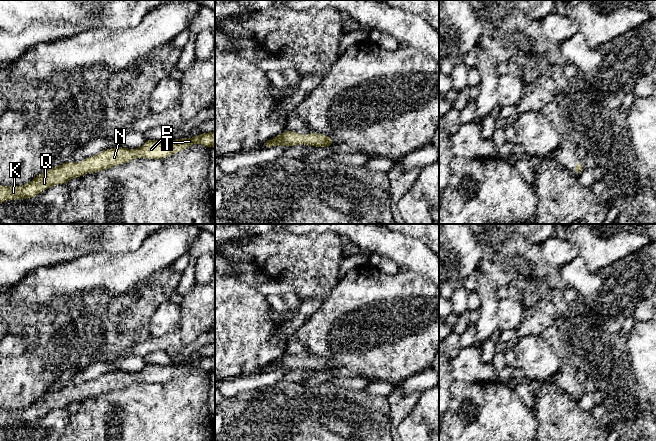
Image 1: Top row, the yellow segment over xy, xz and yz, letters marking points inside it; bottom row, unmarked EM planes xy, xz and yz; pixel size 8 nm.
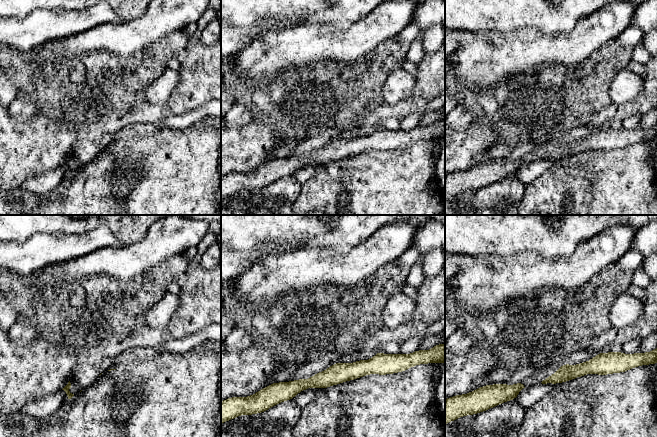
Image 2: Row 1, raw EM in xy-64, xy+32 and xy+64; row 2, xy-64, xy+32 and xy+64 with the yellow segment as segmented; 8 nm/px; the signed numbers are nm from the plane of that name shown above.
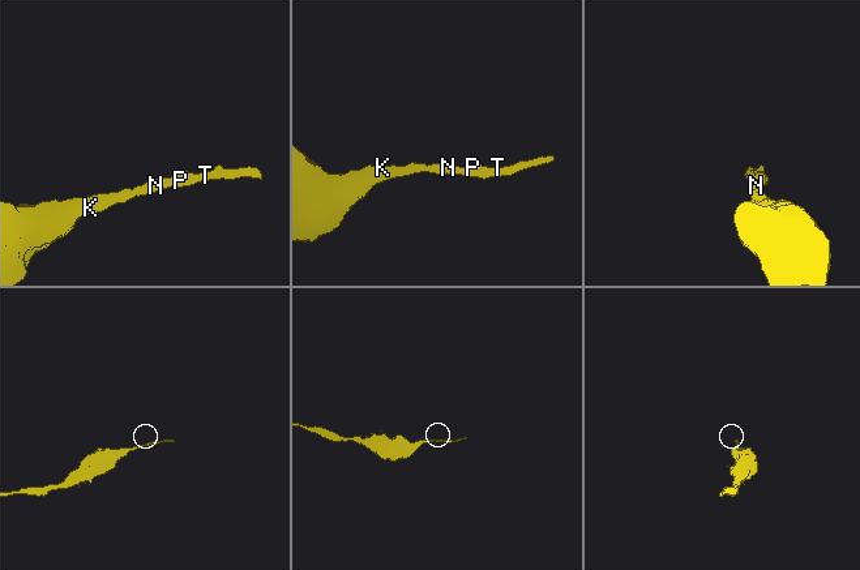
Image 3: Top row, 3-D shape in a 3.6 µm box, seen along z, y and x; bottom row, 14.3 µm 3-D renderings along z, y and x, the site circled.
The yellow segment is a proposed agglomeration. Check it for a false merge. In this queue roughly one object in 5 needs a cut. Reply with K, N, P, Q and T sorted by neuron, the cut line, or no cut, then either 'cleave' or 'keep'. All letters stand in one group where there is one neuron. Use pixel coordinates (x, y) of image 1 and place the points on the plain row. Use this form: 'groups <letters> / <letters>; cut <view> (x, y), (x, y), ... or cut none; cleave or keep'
groups K N P Q T; cut none; keep

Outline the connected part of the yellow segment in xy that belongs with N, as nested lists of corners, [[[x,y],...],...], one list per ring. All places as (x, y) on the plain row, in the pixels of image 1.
[[[215,355],[202,357],[193,362],[184,361],[169,365],[152,364],[149,361],[139,373],[124,371],[105,373],[93,381],[84,382],[80,389],[77,386],[66,385],[59,391],[49,391],[28,408],[13,411],[0,409],[0,427],[13,423],[33,422],[41,415],[54,409],[66,408],[72,402],[82,401],[84,397],[96,397],[135,382],[165,383],[192,368],[215,372]]]

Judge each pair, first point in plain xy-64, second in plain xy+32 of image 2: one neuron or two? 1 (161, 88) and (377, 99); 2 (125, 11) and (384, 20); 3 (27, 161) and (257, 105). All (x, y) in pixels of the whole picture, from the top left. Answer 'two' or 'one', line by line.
1: two
2: two
3: two

